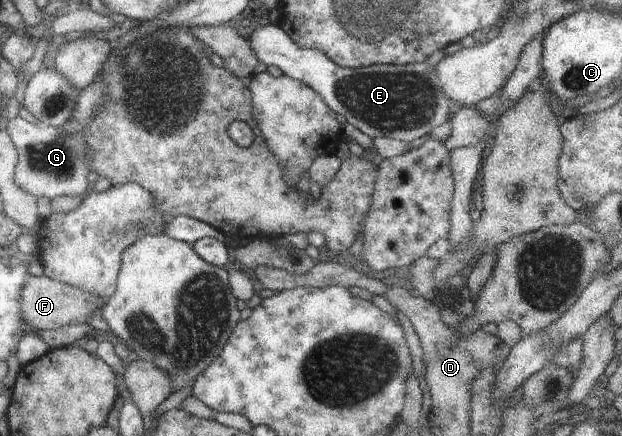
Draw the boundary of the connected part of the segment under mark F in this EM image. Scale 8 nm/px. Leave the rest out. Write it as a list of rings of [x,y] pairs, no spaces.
[[[45,275],[32,276],[23,283],[21,294],[22,319],[31,330],[51,330],[66,324],[83,324],[87,323],[86,318],[91,313],[100,312],[103,302],[105,300],[92,293],[56,281]]]

